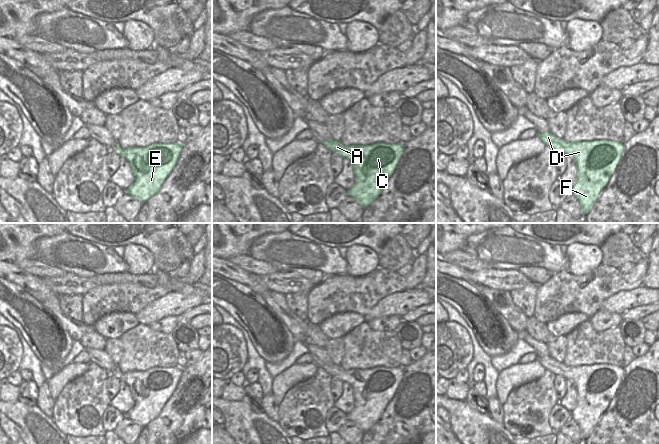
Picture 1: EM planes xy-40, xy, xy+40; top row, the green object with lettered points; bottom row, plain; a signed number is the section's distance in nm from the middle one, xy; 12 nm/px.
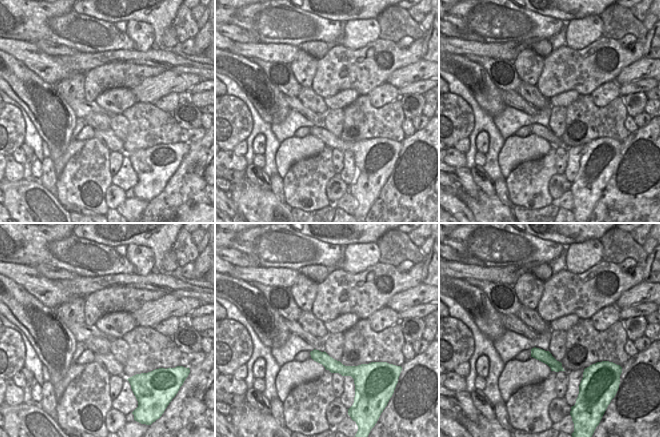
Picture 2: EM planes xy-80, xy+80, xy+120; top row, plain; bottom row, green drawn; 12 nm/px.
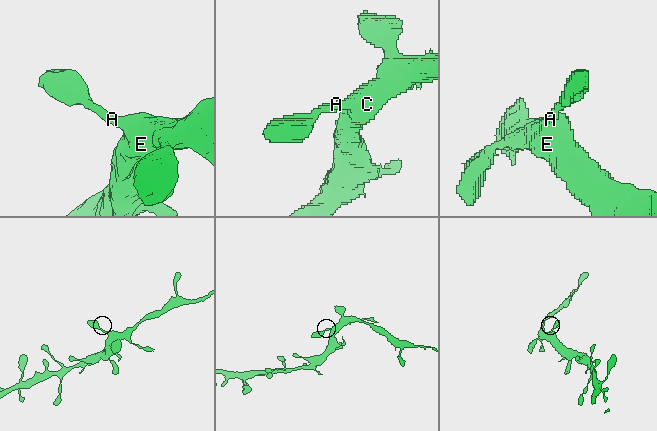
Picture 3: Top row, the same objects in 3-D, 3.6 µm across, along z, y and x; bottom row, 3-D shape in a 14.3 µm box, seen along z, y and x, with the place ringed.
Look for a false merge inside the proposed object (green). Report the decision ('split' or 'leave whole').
leave whole

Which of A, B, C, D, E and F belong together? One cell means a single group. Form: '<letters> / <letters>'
A B C D E F

